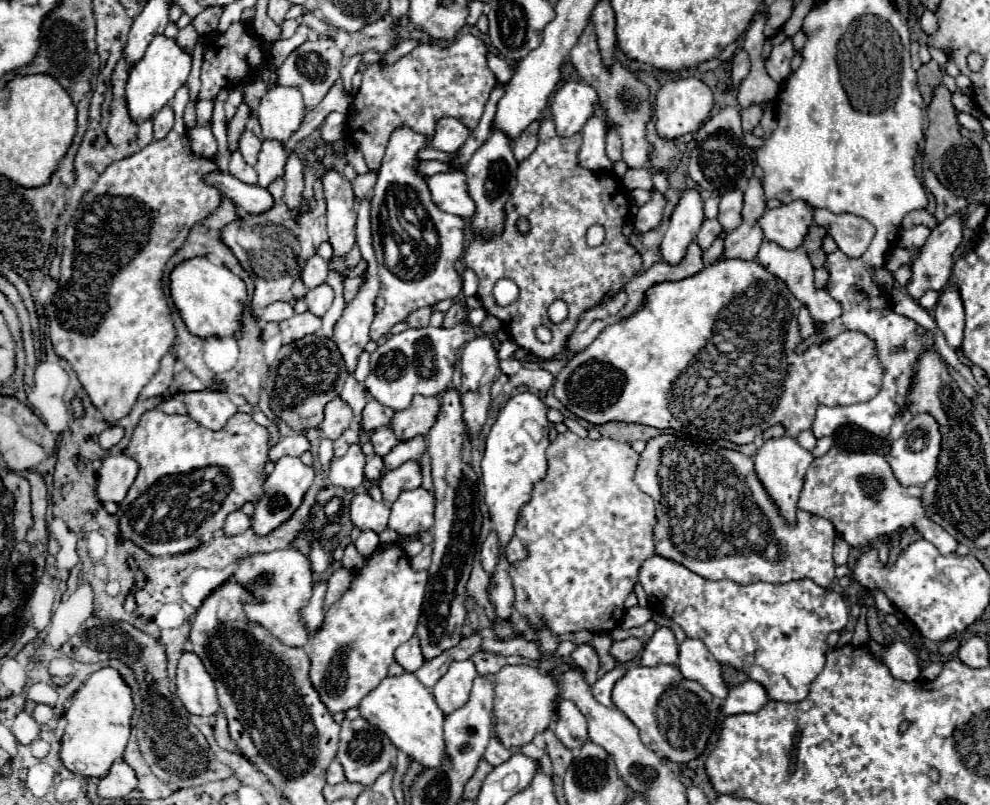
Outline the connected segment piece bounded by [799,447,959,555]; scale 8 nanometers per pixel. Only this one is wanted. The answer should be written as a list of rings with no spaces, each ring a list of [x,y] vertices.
[[[833,447],[823,457],[817,457],[807,469],[799,509],[829,519],[835,531],[845,537],[847,545],[861,551],[883,537],[893,543],[893,537],[907,529],[915,529],[943,555],[953,553],[959,545],[949,531],[937,527],[937,523],[925,515],[925,507],[921,507],[921,487],[903,487],[897,483],[885,457],[877,453],[847,453]]]

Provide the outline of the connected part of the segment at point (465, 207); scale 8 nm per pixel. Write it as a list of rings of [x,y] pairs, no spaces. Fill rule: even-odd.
[[[463,171],[433,175],[429,179],[429,189],[435,205],[445,213],[471,219],[473,211],[477,211],[477,207],[473,207],[473,199],[469,199],[469,189],[465,187]]]

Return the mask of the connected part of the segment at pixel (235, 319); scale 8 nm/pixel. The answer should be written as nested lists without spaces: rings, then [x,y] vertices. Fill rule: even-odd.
[[[195,257],[171,273],[171,297],[187,325],[187,329],[201,337],[233,337],[241,335],[243,331],[243,309],[247,301],[247,287],[241,277],[233,275],[227,267],[223,265],[213,265],[207,257]],[[189,285],[189,293],[187,293]]]

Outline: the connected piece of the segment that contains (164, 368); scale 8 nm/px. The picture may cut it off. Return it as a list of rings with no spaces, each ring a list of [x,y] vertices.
[[[167,353],[167,355],[161,359],[159,371],[157,371],[155,377],[145,385],[145,389],[143,389],[143,393],[141,393],[143,397],[155,397],[155,395],[161,395],[161,393],[165,393],[165,391],[171,387],[173,377],[175,377],[175,371],[173,371],[175,361],[177,361],[177,357],[175,357],[173,353]]]

